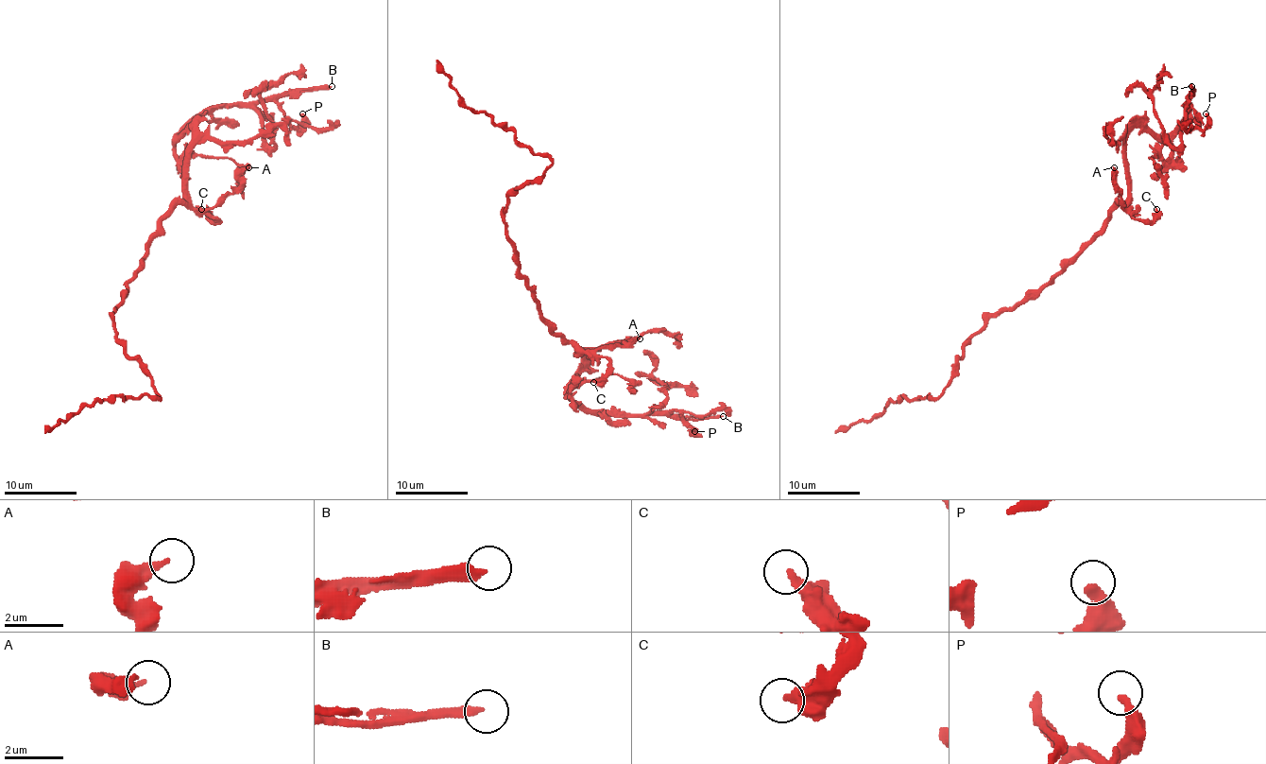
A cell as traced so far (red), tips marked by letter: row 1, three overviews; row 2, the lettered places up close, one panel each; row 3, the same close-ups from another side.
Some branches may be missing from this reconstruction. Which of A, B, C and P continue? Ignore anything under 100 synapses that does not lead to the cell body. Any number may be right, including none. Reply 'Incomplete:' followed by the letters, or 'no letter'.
Incomplete: B

